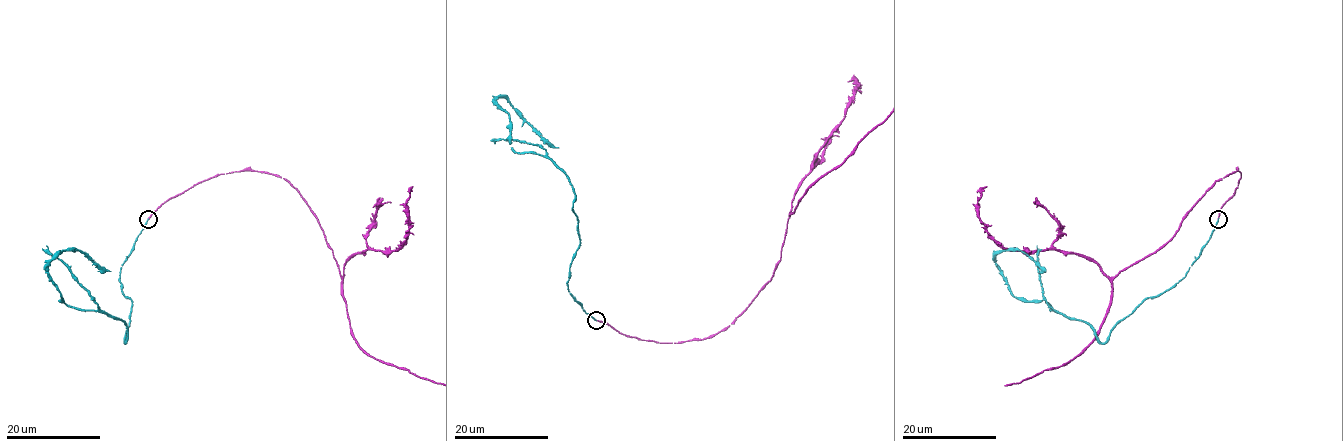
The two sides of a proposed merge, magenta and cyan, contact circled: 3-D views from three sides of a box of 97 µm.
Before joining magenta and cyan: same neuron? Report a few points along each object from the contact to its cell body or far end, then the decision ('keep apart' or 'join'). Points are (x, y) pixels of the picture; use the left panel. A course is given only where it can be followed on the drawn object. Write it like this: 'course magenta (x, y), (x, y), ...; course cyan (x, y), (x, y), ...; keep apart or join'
course magenta (147, 219), (213, 177), (276, 174), (332, 249), (351, 333), (372, 357); course cyan (147, 219), (119, 277), (125, 343), (123, 320), (70, 307), (48, 273), (80, 250), (111, 271); join

